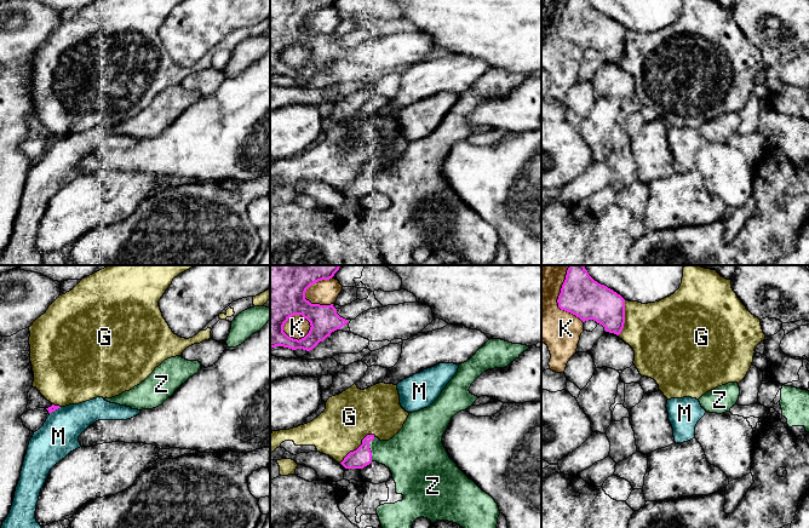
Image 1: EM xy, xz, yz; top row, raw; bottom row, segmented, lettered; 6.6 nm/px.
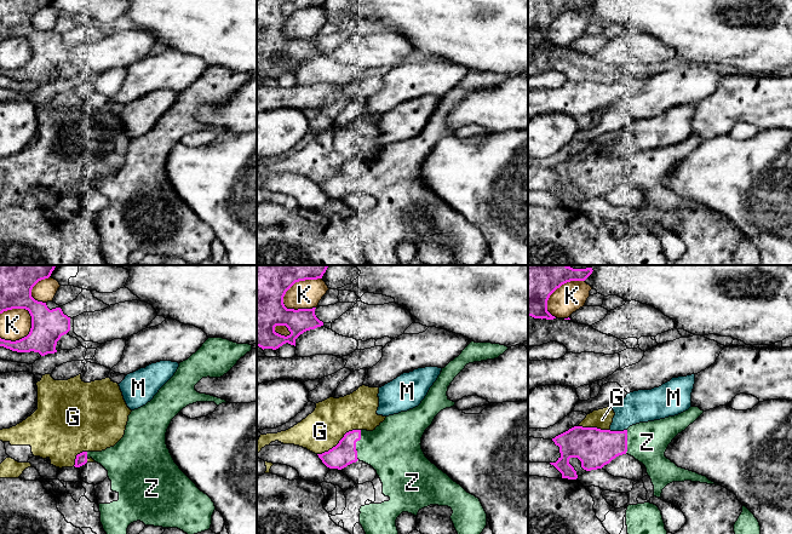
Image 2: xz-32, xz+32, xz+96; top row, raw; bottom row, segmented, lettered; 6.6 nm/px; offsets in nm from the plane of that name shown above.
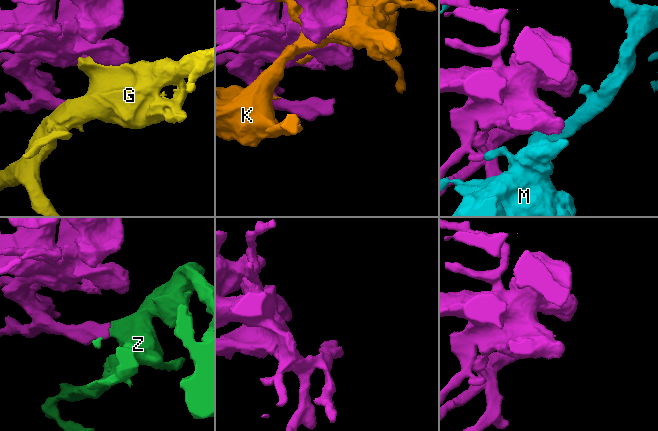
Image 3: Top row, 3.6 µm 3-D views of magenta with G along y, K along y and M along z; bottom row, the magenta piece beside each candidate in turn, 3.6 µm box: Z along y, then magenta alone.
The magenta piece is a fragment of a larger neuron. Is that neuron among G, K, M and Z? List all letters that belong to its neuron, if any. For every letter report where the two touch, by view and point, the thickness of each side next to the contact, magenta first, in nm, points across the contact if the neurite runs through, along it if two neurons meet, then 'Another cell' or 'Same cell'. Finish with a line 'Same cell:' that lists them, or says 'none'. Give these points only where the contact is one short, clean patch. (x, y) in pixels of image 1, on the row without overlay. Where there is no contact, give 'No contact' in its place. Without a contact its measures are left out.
G: Touches magenta at xz (359, 176). Thickness 130 nm (magenta) against 340 nm. Another cell
K: Touches magenta at xz (297, 68). Thickness 240 nm (magenta) against 160 nm. Another cell
M: Touches magenta at xy (55, 138). Thickness 50 nm (magenta) against 260 nm. Another cell
Z: Touches magenta at xz (368, 177). Thickness 130 nm (magenta) against 280 nm. Same cell
Same cell: Z

